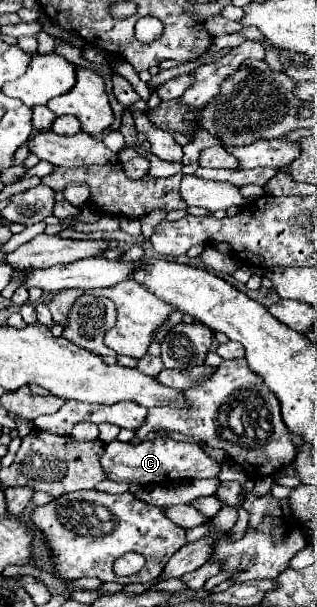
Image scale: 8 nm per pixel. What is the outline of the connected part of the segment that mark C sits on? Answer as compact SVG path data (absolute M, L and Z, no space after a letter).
M155 438L139 444L125 444L113 440L105 446L105 454L101 456L103 472L109 480L127 482L127 484L169 484L179 480L193 478L215 478L221 472L221 464L205 454L205 450L197 444L177 442L173 438Z

